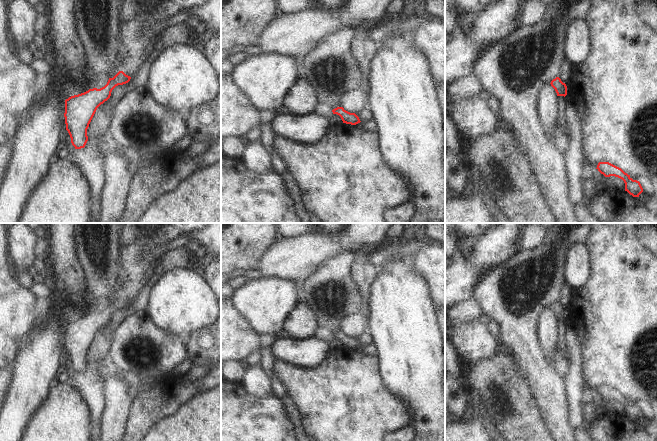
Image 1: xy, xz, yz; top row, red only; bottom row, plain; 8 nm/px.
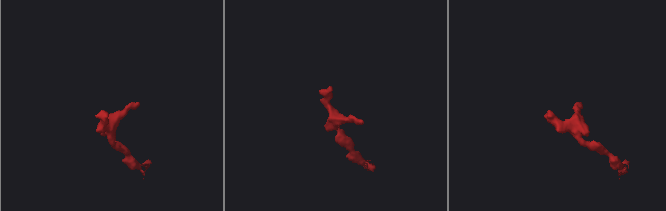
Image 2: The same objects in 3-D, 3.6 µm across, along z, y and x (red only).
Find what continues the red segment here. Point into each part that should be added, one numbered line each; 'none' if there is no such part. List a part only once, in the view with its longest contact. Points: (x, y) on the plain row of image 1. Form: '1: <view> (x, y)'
none

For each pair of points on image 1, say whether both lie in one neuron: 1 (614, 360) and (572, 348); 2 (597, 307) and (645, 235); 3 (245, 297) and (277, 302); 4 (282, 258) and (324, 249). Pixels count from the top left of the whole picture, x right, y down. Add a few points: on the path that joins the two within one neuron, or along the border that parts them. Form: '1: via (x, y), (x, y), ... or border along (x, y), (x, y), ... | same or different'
1: border along (575, 328), (581, 346), (583, 374) | different
2: border along (636, 233), (639, 241), (646, 248) | different
3: via (253, 299), (269, 302) | same
4: via (292, 258), (298, 258), (314, 249) | same

